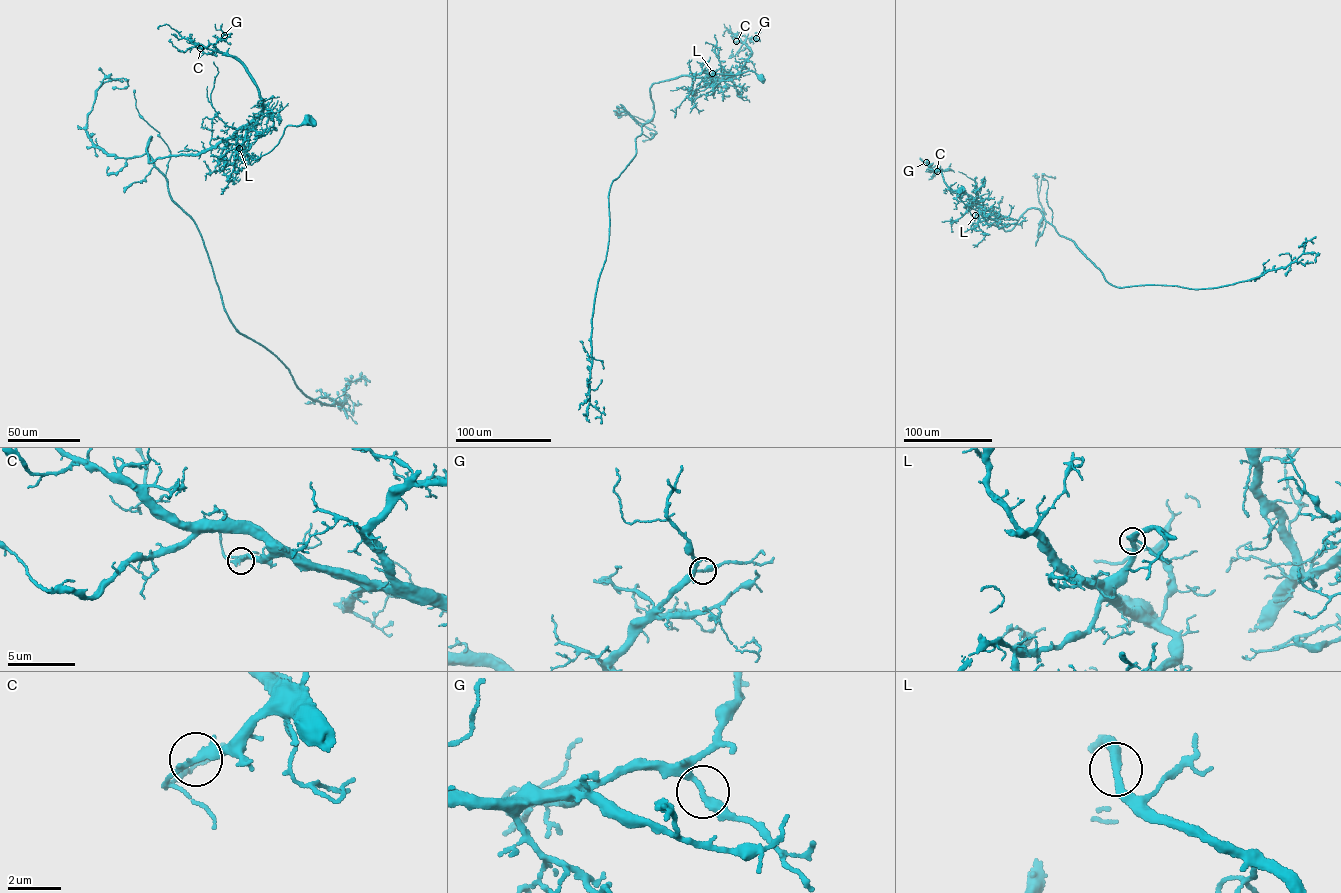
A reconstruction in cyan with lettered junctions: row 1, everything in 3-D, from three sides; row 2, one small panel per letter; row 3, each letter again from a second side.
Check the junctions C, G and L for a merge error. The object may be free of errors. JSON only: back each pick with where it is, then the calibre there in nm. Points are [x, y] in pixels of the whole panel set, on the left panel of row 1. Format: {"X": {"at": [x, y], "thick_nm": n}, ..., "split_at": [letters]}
{"split_at": []}

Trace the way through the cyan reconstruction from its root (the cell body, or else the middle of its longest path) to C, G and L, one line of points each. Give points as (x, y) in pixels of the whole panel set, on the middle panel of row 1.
C: (761, 77), (747, 70), (713, 72), (711, 77), (734, 75), (752, 55), (736, 41)
G: (761, 77), (747, 70), (711, 77), (724, 79), (739, 71), (753, 53), (746, 39), (756, 38)
L: (761, 77), (747, 70), (737, 75), (712, 73)

